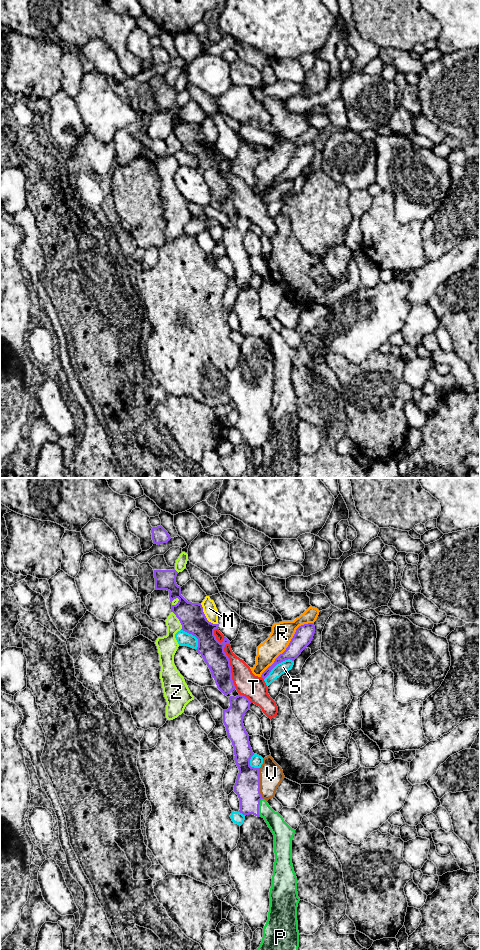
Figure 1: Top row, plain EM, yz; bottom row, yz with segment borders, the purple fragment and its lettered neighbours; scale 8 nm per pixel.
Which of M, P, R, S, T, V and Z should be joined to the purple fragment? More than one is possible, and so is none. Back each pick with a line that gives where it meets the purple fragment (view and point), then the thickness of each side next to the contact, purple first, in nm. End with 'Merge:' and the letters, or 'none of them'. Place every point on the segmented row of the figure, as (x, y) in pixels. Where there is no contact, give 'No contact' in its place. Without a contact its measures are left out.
P: Touches purple at yz (258, 807). Thickness 200 nm (purple) against 140 nm
Merge: P

